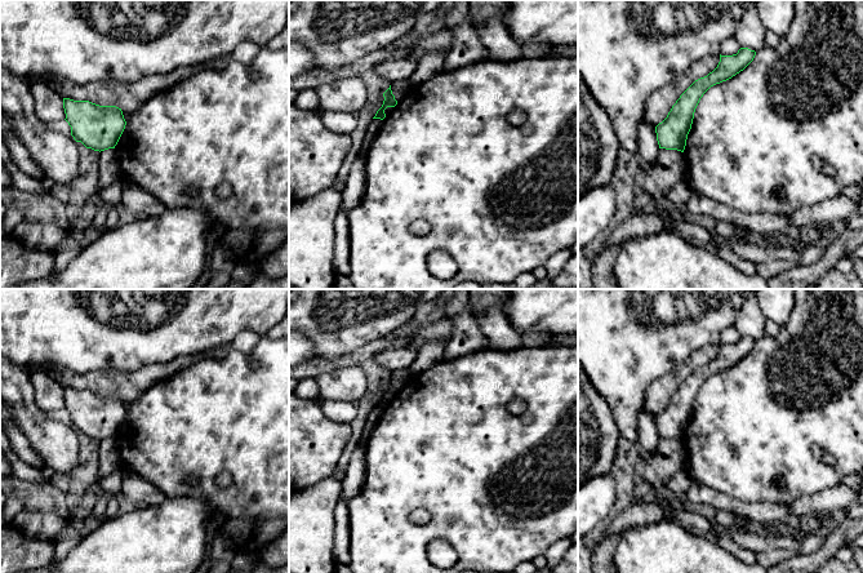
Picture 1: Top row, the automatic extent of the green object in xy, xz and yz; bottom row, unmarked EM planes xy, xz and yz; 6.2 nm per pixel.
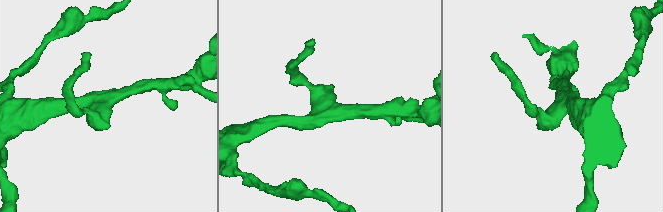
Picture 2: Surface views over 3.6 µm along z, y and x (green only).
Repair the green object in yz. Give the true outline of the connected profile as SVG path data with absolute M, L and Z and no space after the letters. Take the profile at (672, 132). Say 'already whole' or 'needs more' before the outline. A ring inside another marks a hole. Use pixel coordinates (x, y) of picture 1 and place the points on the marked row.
already whole; M740 48L737 54L721 55L717 67L695 80L676 101L667 117L655 126L659 148L684 152L691 129L695 108L703 94L713 85L726 81L743 71L756 52Z

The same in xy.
already whole; M63 98L63 108L74 139L94 151L115 148L126 125L121 108L116 106Z

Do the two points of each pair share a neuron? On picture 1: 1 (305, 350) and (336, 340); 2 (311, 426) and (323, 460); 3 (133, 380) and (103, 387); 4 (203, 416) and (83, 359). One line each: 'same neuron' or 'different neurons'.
1: different neurons
2: same neuron
3: same neuron
4: different neurons

